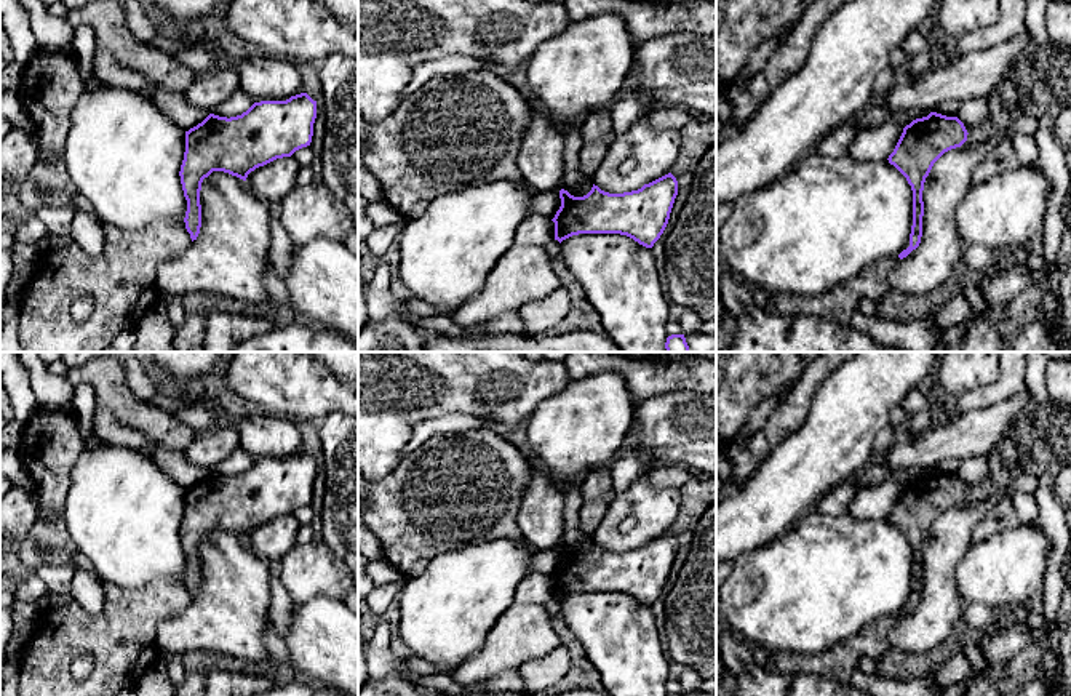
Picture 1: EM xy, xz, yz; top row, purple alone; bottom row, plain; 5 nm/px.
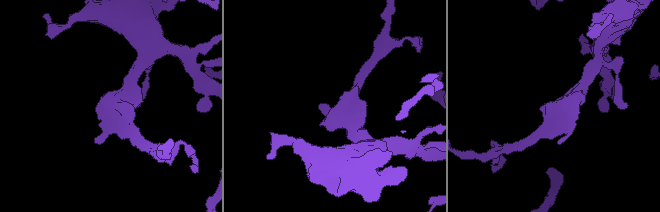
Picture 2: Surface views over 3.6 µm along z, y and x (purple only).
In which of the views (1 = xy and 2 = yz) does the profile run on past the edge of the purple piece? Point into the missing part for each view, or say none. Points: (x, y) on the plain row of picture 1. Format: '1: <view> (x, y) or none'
1: none
2: none

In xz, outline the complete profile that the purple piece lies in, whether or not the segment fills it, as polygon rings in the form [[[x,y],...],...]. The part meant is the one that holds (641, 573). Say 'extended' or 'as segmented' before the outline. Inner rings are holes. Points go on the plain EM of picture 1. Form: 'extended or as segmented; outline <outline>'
as segmented; outline [[[668,531],[638,549],[609,552],[593,542],[583,555],[559,549],[561,565],[555,576],[559,602],[579,592],[620,592],[646,606],[663,592],[678,554],[678,539]]]

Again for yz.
as segmented; outline [[[937,470],[916,477],[903,486],[894,510],[887,517],[906,536],[913,549],[910,605],[898,613],[900,618],[906,616],[921,602],[926,536],[945,510],[961,506],[967,499],[967,493],[964,482],[958,475]]]

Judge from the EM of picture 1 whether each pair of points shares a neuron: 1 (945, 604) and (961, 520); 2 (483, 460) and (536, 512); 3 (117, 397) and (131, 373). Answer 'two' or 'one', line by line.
1: one
2: two
3: two

